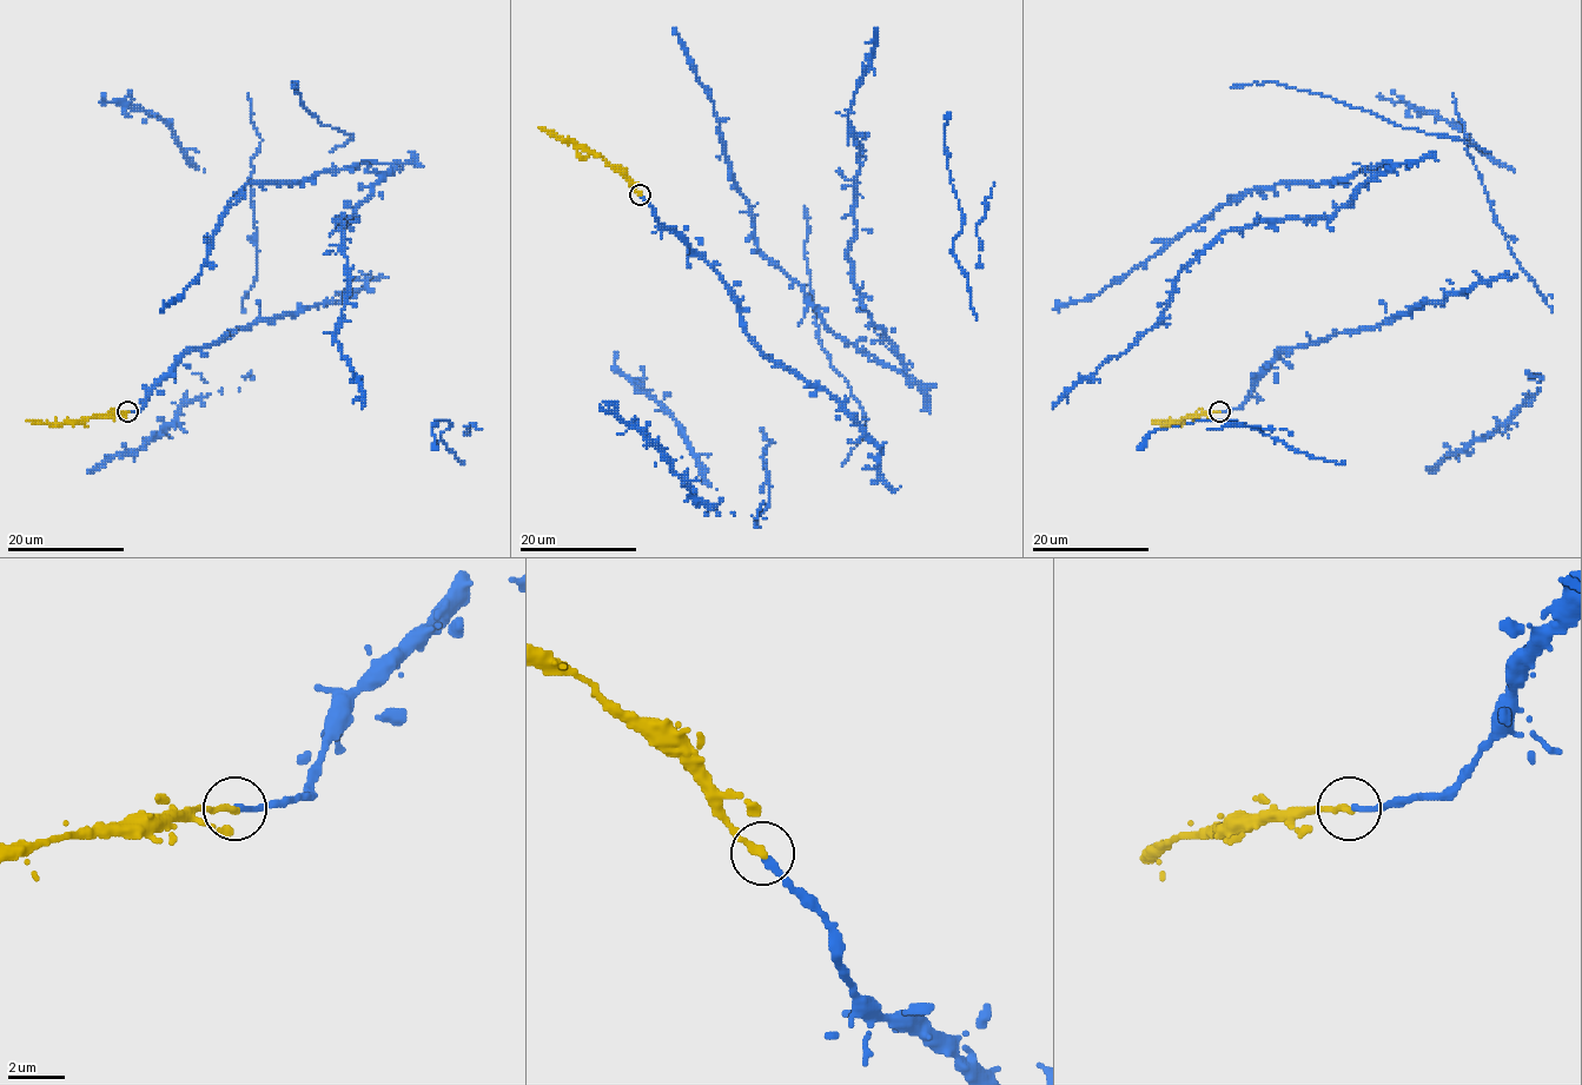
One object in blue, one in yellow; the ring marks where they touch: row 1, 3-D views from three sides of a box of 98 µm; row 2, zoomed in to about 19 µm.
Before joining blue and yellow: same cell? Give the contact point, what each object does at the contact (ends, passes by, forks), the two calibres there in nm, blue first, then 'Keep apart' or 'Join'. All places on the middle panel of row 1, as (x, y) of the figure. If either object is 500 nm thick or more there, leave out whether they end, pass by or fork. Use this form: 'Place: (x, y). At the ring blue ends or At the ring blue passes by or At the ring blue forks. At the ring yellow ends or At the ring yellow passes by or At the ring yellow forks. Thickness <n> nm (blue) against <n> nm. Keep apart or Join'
Place: (640, 194). At the ring blue ends. At the ring yellow ends. Thickness 260 nm (blue) against 280 nm. Join

